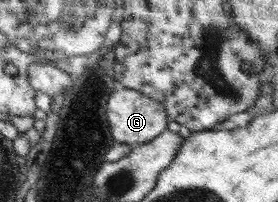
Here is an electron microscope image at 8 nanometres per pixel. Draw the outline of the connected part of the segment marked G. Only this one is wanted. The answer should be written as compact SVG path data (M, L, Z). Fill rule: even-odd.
M125 88L110 94L106 105L106 114L115 143L124 143L131 146L157 139L159 135L166 131L166 124L168 124L164 105L158 100L153 100L152 97L132 90L132 88Z

